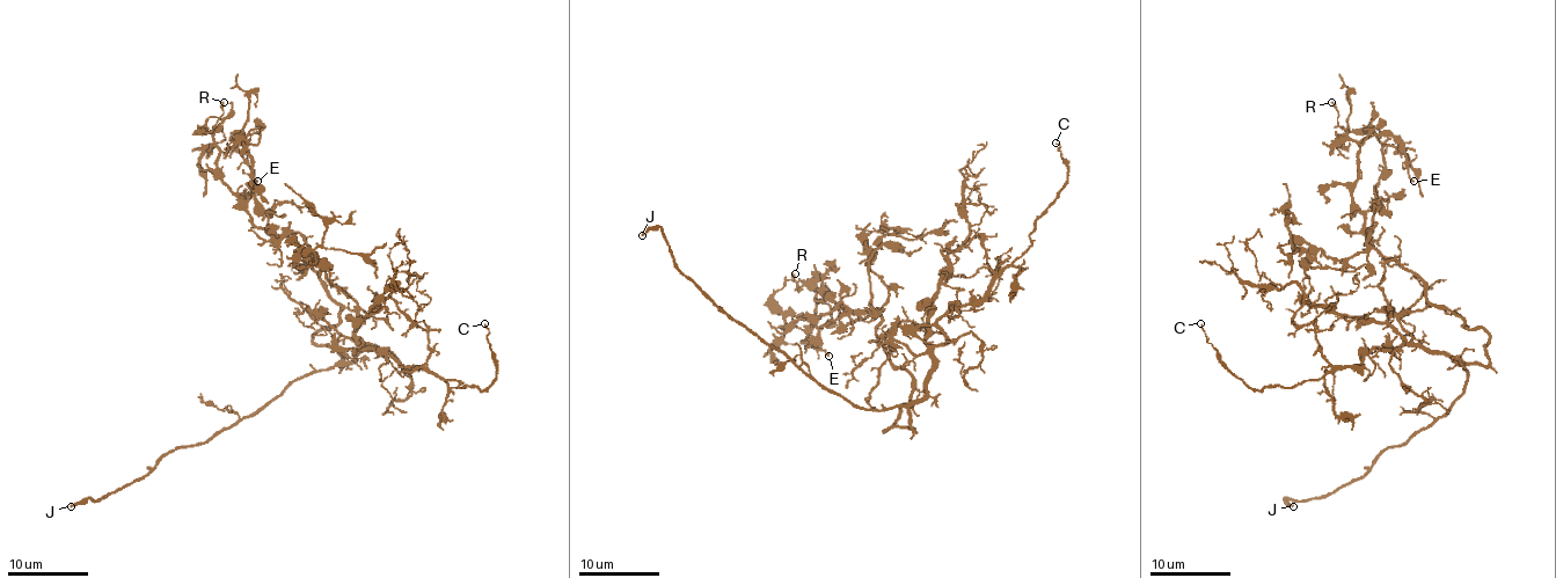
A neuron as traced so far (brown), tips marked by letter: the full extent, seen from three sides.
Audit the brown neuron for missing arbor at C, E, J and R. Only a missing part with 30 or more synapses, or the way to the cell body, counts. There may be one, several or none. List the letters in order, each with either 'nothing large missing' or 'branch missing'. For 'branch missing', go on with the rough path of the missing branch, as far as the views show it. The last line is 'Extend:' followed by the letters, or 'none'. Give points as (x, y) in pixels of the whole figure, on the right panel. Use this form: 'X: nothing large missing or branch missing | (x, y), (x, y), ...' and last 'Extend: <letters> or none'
C: nothing large missing
E: nothing large missing
J: branch missing | (1293, 506), (1298, 510), (1322, 510), (1344, 488), (1336, 488), (1339, 484)
R: nothing large missing
Extend: J

